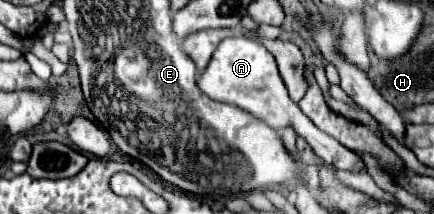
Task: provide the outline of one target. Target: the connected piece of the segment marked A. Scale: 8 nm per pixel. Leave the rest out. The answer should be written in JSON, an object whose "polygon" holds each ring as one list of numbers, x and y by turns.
{"polygon":[[232,36,232,38,222,40,220,46,216,48,216,52,212,54,208,68,204,70,204,74,200,74,198,88,216,102,234,104,234,106,238,106,250,114,256,114,256,118,268,122,268,126,278,130,278,132,284,130,286,126,292,126,296,130,296,134,302,136,312,146,316,156,320,156,328,164,334,164,338,170,346,170,352,174,366,172,366,166,358,154,354,154,352,150,344,148,340,142,336,142,334,138,330,138,322,130,318,130,302,114,298,104,294,104,290,100,288,90,286,90,286,86,278,74,274,56,268,54,268,50,260,42,250,40,246,36]]}

